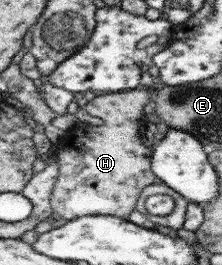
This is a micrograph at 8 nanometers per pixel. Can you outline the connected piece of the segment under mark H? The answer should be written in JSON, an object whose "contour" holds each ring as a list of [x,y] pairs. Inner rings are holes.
{"contour":[[[137,87],[118,92],[106,92],[104,95],[94,97],[92,101],[86,103],[85,110],[90,116],[103,120],[102,125],[79,124],[75,133],[62,136],[52,146],[53,155],[59,164],[58,177],[49,195],[49,204],[51,211],[59,215],[60,222],[87,215],[112,215],[127,219],[128,214],[135,209],[139,193],[148,185],[161,183],[150,170],[151,148],[146,147],[141,138],[141,130],[148,123],[143,107],[151,104],[152,94],[144,88]]]}

